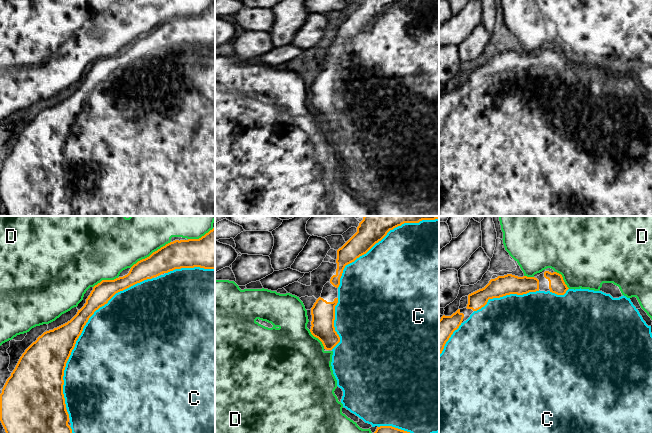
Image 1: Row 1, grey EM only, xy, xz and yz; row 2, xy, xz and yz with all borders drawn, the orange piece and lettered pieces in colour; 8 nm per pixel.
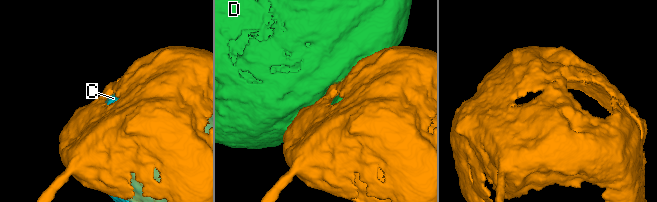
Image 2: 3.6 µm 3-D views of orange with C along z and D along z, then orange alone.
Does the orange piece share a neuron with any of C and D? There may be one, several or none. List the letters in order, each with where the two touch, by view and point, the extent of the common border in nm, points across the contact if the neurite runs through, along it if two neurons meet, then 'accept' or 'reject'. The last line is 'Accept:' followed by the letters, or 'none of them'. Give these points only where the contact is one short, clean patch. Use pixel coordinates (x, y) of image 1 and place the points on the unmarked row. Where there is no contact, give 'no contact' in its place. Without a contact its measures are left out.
C: meets orange in xy at (110, 74); contact 800 nm long; accept
D: meets orange in xy at (151, 30); contact 380 nm long; reject
Accept: C

